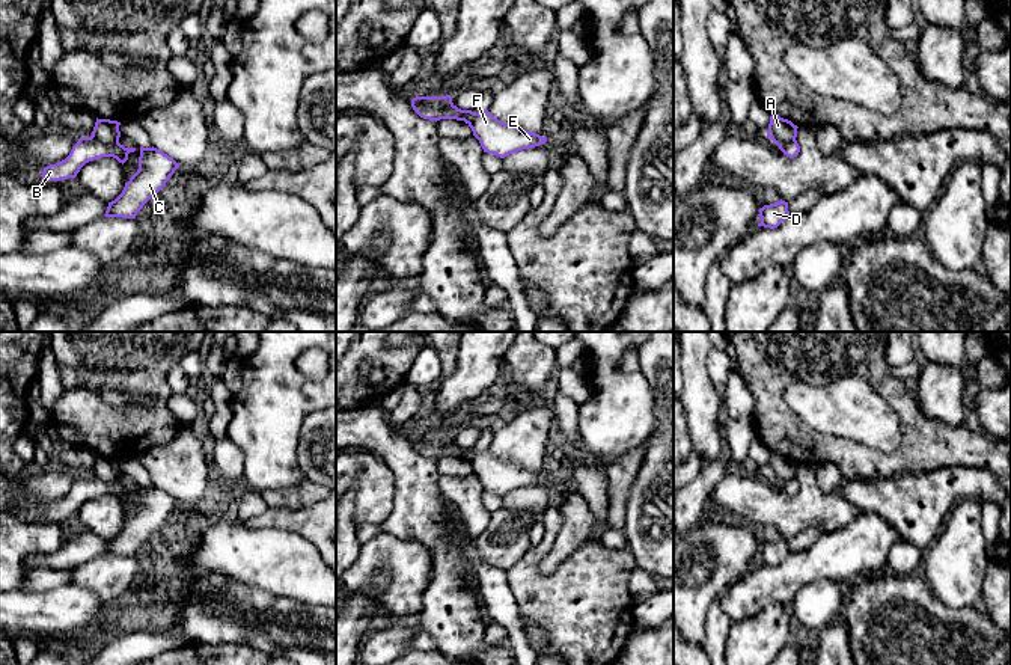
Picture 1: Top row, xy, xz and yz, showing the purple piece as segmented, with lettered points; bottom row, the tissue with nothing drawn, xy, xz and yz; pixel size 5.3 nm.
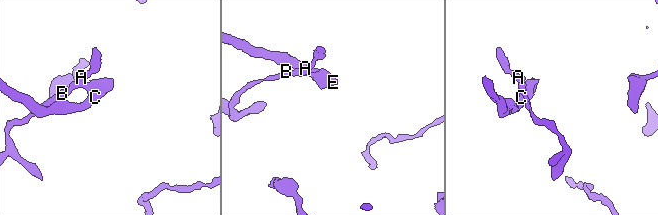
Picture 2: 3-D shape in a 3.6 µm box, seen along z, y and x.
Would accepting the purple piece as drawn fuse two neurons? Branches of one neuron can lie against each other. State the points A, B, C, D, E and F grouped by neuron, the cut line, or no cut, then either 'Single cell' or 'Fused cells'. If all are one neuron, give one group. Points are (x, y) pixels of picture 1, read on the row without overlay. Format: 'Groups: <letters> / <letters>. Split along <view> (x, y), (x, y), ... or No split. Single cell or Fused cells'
Groups: A / B C D E F. Split along xy (89, 475), (98, 480), (118, 478). Fused cells

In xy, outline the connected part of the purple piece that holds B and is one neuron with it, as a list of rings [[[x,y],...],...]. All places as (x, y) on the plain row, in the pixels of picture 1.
[[[80,475],[78,480],[72,484],[69,493],[56,502],[44,505],[41,514],[44,519],[75,516],[80,507],[89,499],[102,495],[113,495],[124,502],[128,498],[128,492],[134,489],[136,486],[125,486],[119,481],[119,478],[111,481],[101,481],[90,475]]]

